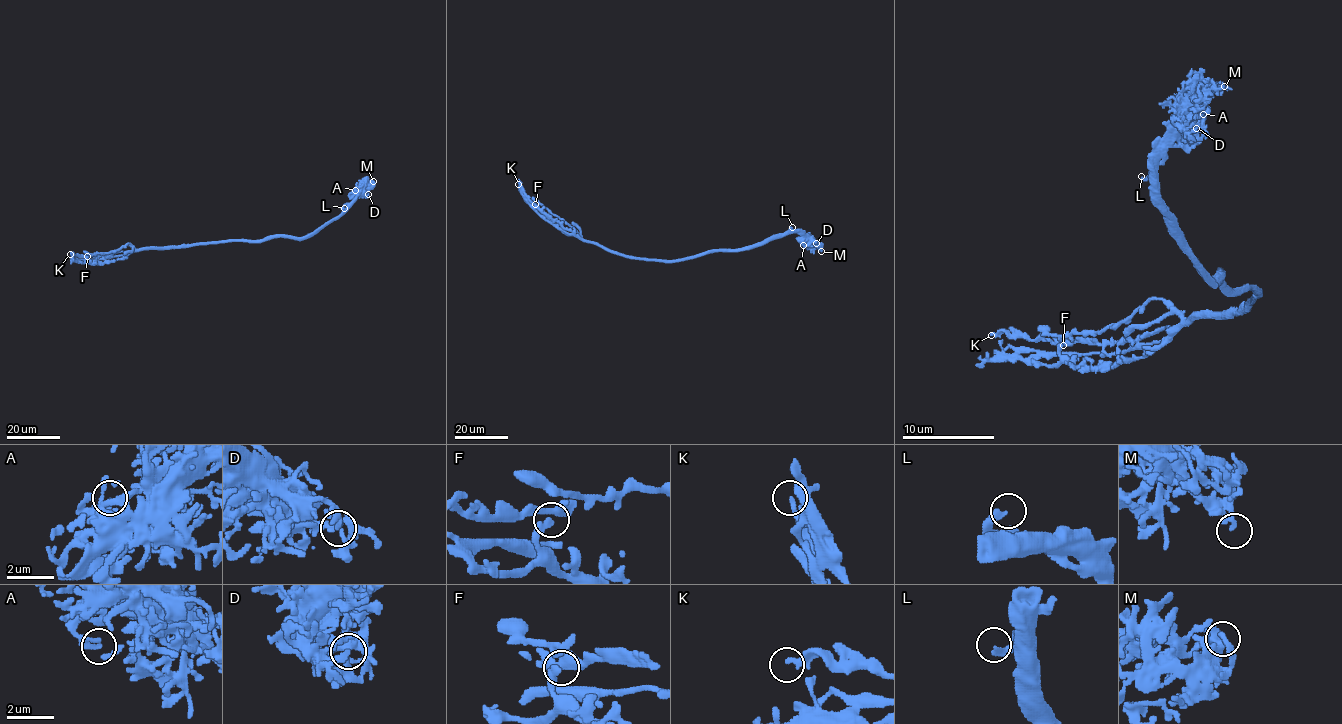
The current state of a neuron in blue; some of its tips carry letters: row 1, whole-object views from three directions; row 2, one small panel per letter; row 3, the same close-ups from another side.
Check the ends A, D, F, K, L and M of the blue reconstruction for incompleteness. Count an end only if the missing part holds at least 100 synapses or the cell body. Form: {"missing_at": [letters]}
{"missing_at": ["L"]}

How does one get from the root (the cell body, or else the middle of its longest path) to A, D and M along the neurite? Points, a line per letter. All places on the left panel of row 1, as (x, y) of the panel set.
A: (220, 242), (312, 235), (345, 210), (354, 199), (355, 190)
D: (220, 242), (278, 236), (304, 238), (335, 220), (359, 195), (368, 194)
M: (220, 242), (312, 235), (335, 220), (373, 181)

